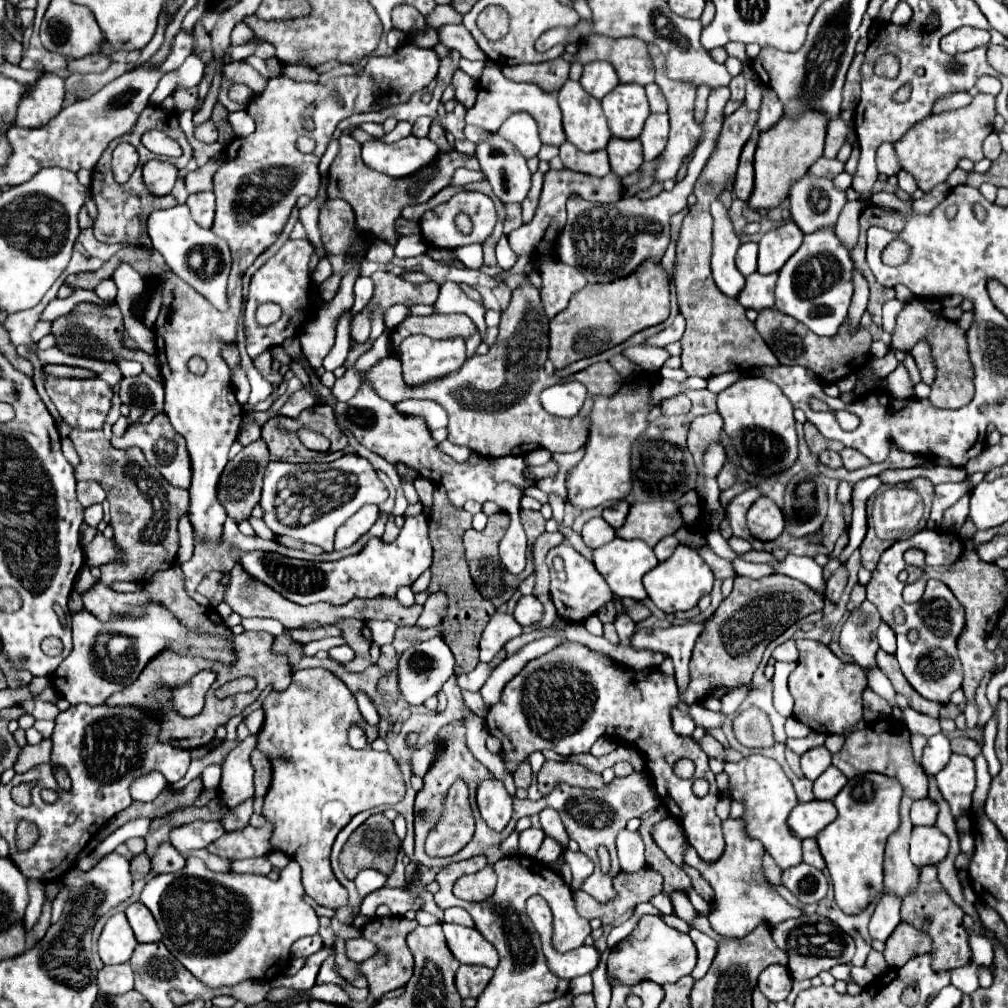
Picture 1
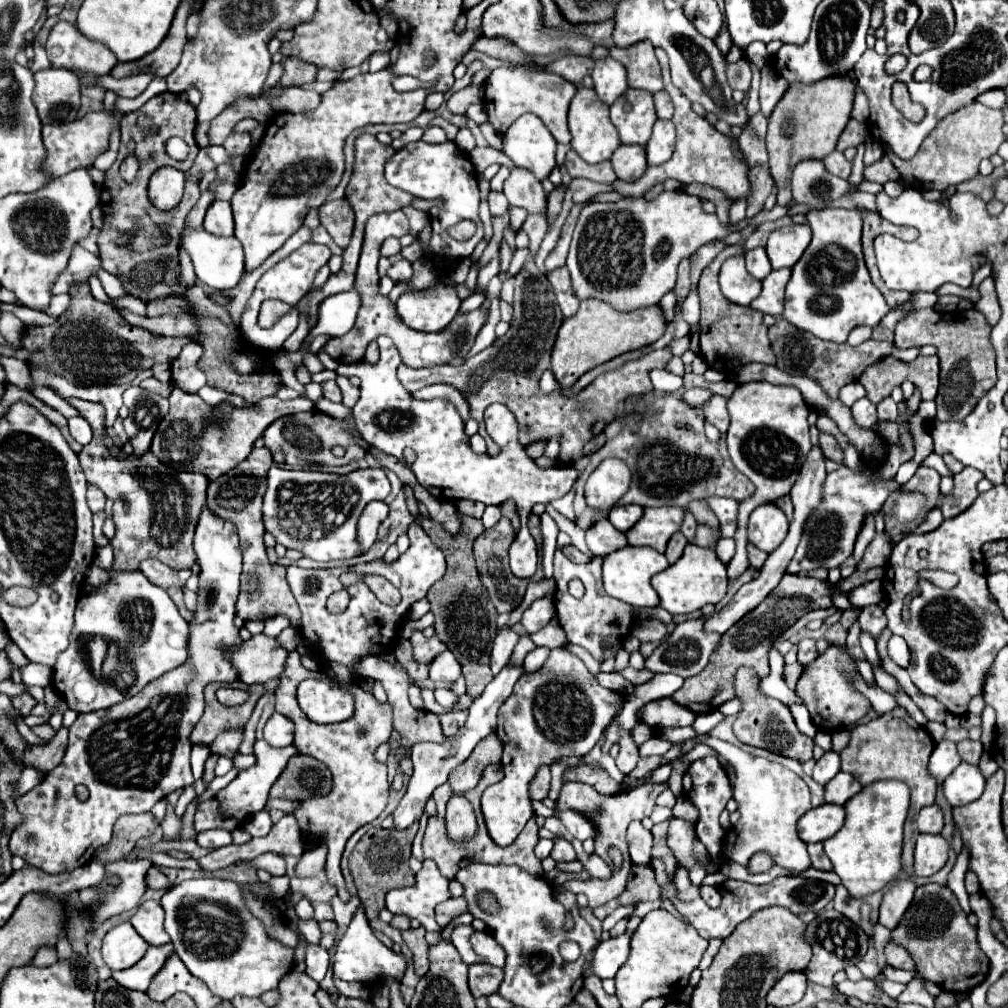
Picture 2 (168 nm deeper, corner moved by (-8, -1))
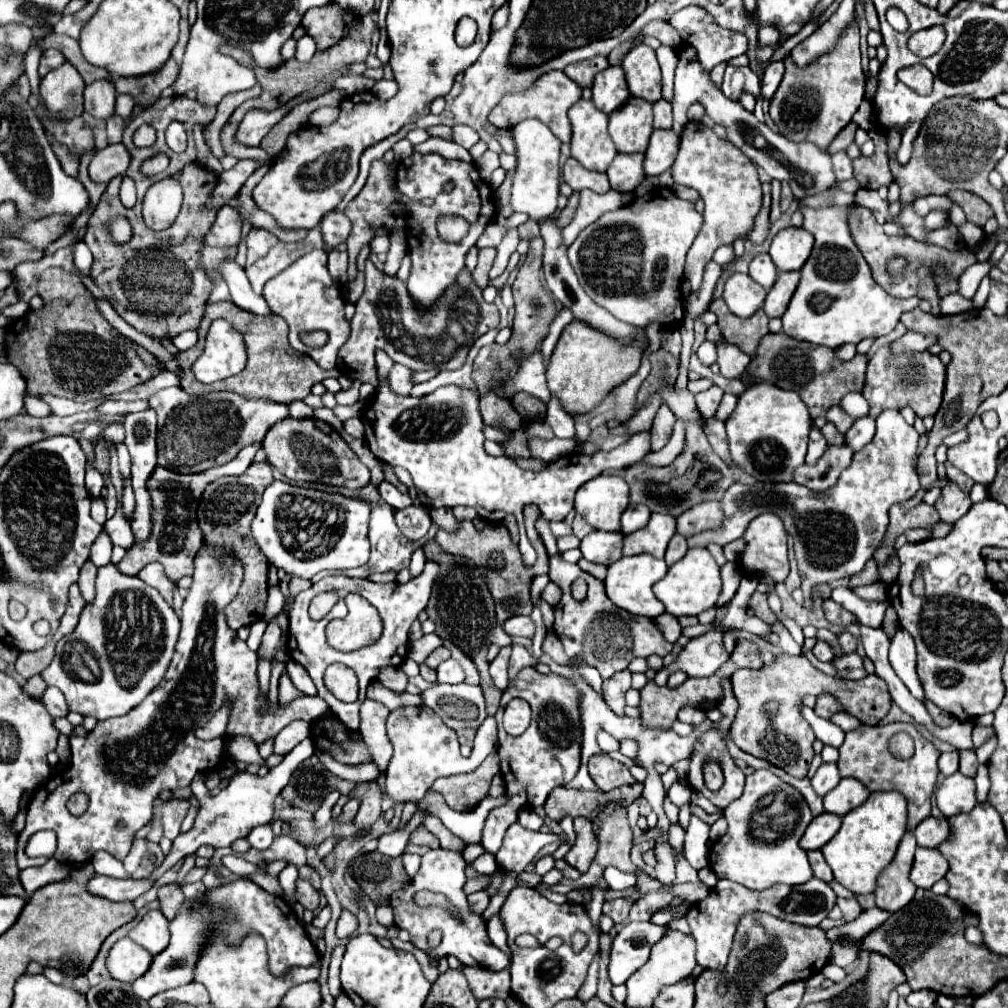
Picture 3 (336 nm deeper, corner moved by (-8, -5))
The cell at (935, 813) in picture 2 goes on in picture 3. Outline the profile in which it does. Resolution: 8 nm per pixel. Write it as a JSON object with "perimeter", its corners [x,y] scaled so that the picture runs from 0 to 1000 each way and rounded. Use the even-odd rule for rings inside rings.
{"perimeter":[[[920,811],[908,822],[910,838],[922,840],[922,842],[930,842],[941,830],[941,826],[943,826],[943,822],[941,822],[941,816],[938,811]]]}

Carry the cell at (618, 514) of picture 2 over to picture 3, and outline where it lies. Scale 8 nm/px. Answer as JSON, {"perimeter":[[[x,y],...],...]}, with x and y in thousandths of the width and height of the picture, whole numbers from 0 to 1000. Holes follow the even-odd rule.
{"perimeter":[[[624,501],[616,513],[618,531],[638,525],[644,519],[644,513],[646,513],[646,505],[642,505],[642,501]]]}

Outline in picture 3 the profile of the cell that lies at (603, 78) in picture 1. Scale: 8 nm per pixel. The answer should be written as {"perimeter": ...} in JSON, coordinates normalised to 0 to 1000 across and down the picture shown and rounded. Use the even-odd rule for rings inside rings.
{"perimeter":[[[614,64],[592,72],[590,82],[588,82],[588,102],[594,110],[604,114],[616,104],[620,104],[624,96],[626,92],[622,88],[618,68]]]}

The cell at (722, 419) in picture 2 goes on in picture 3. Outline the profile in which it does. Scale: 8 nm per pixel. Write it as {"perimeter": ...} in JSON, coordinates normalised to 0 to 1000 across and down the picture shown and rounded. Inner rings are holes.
{"perimeter":[[[719,390],[717,392],[717,398],[715,398],[715,402],[713,402],[713,408],[711,408],[711,416],[715,416],[715,418],[719,418],[721,414],[723,414],[723,410],[729,406],[729,402],[731,402],[731,392],[725,392],[725,390]]]}

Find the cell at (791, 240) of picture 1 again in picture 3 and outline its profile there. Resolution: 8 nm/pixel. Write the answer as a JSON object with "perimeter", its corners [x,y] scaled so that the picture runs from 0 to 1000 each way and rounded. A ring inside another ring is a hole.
{"perimeter":[[[781,225],[773,229],[767,239],[763,253],[773,269],[791,269],[799,263],[807,247],[807,233],[797,225]]]}

